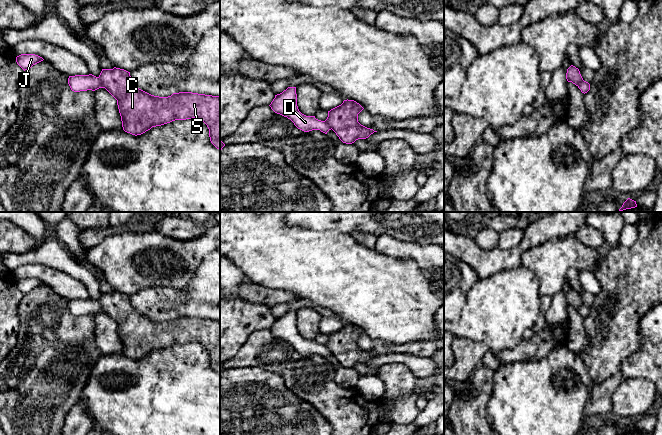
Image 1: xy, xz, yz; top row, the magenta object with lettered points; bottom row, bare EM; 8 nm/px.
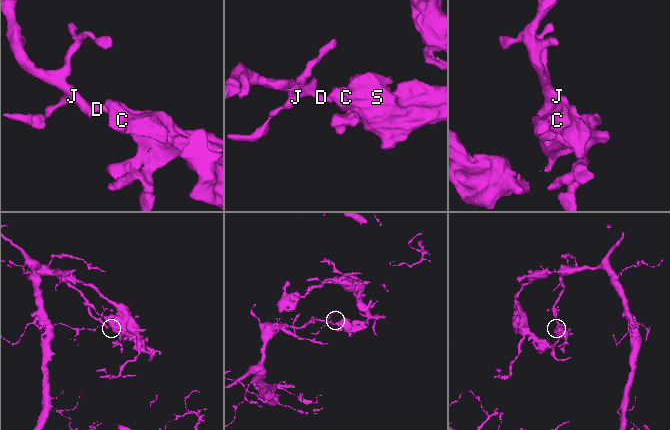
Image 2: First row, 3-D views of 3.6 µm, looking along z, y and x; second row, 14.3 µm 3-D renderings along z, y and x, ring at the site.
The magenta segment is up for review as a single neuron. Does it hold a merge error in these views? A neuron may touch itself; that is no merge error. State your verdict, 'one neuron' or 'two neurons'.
two neurons

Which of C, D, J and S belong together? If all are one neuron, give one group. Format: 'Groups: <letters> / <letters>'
Groups: C S / D J

